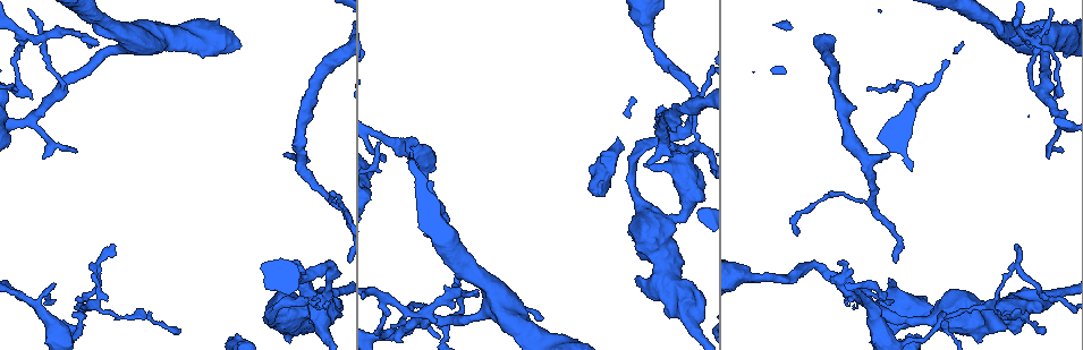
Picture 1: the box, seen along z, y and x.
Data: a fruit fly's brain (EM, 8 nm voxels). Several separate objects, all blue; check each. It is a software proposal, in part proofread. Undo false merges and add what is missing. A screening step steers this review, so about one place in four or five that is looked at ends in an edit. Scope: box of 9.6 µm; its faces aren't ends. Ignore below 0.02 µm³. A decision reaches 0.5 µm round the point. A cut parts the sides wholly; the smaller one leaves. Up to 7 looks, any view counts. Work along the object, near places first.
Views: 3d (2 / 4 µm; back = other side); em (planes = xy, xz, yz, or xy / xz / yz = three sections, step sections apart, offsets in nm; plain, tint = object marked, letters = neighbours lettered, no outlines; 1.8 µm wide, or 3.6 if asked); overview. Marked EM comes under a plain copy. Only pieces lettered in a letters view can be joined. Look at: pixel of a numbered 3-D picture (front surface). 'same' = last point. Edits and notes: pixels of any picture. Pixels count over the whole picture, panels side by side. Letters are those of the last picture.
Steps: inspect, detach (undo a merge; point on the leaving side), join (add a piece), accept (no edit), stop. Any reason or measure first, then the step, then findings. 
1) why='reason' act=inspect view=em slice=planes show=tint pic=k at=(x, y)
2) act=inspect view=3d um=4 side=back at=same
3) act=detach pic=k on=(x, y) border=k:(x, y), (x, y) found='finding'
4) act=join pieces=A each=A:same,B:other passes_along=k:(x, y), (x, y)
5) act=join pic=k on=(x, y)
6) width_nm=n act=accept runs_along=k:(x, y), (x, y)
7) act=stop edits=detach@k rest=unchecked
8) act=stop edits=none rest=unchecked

why='an open end' act=inspect view=em slice=xy step=8 show=letters pic=1 at=(299, 266)

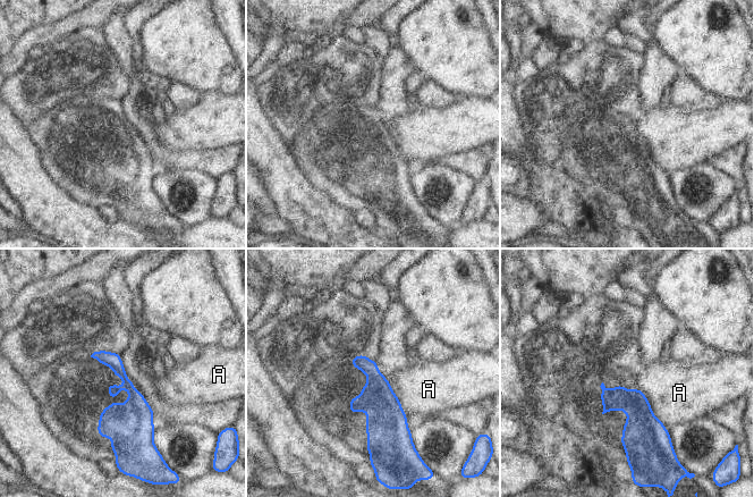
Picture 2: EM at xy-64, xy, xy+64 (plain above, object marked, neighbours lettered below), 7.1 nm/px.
longest_contact=A:440nm act=accept each=A:other border=2:(618, 384), (638, 388), (664, 424) found='no lettered piece goes on from it'

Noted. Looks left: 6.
why='free end' act=inspect view=3d um=4 pic=1 at=(921, 335)

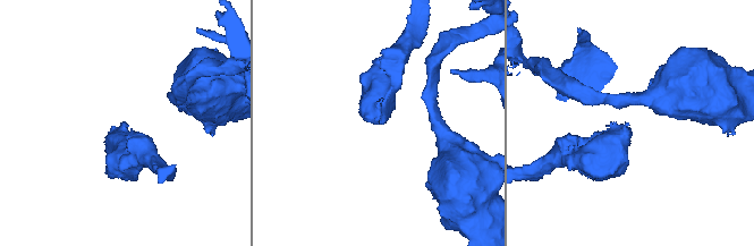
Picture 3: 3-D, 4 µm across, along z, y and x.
act=inspect view=em slice=xz step=16 show=letters pic=3 at=(376, 121)

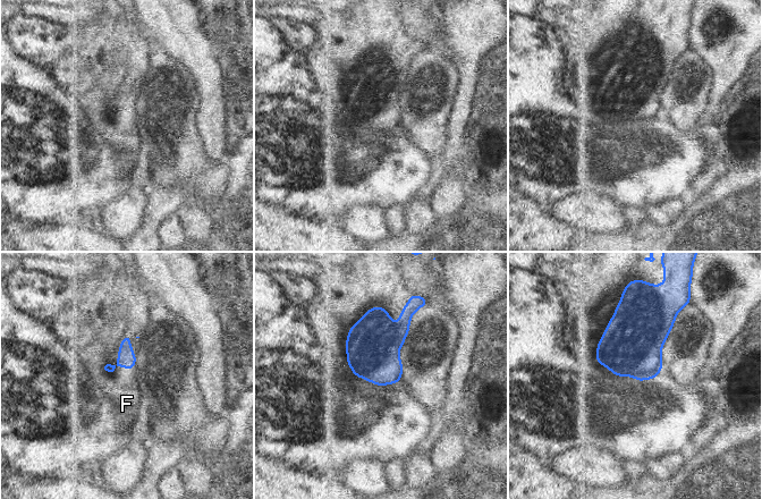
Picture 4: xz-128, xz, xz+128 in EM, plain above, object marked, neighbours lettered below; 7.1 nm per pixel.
act=inspect view=em slice=planes show=letters at=same

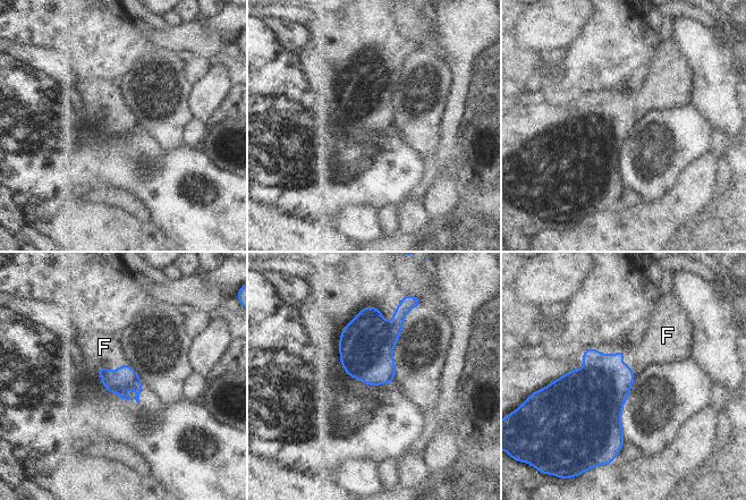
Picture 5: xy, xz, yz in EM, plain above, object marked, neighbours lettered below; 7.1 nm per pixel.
act=join pieces=F each=F:same passes_along=5:(116, 382), (103, 366), (104, 347) found='it goes on there'

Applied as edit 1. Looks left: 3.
why='branch stops here' act=inspect view=em um=3.6 slice=xy step=8 show=letters pic=1 at=(866, 89)

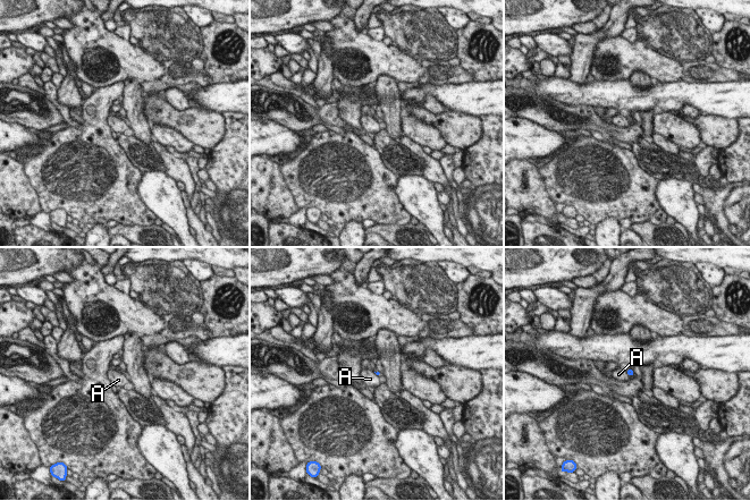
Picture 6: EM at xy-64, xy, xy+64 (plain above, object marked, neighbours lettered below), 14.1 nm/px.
act=accept each=A:other border=6:(625, 371), (630, 375) found='none of them fits'

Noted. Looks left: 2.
act=stop edits=join@5 rest=unchecked

